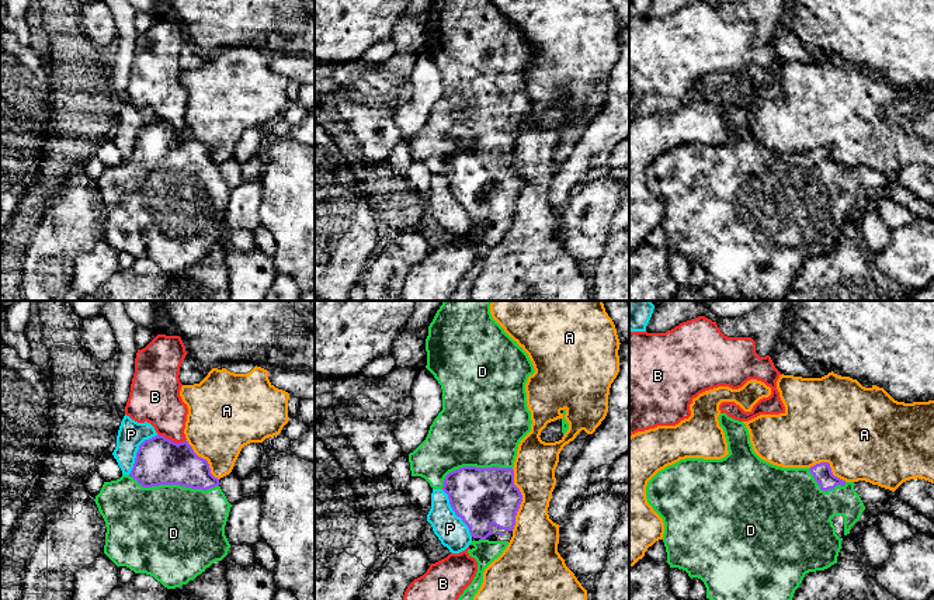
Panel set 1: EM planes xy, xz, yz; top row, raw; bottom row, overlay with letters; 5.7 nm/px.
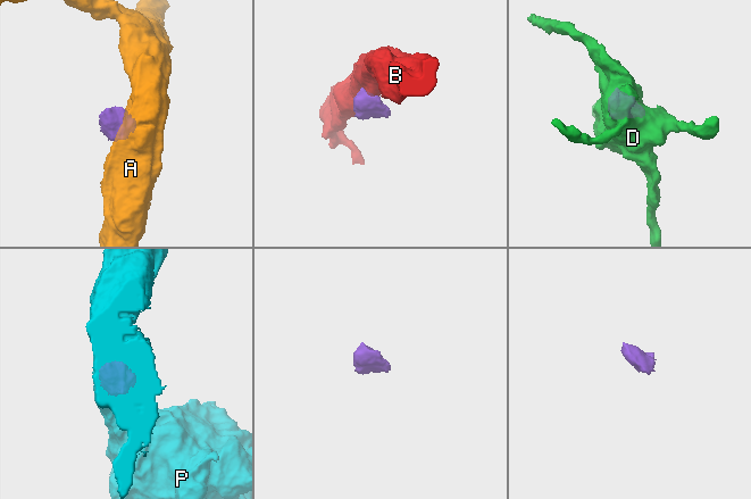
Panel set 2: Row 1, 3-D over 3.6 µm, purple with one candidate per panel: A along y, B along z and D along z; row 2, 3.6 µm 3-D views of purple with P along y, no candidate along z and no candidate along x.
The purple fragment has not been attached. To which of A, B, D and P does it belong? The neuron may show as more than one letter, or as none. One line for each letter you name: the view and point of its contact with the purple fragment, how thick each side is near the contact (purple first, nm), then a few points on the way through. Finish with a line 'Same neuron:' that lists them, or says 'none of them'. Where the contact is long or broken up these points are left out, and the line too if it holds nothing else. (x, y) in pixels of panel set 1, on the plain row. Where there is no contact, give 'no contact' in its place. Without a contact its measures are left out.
D: meets purple in xy at (173, 169); 280 nm thick on the purple side, 500 nm on the other
Same neuron: D

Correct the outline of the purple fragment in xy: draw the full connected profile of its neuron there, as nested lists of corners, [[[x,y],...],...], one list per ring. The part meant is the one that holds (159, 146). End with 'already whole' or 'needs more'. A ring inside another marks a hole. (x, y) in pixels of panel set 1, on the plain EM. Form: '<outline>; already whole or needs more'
[[[159,119],[145,125],[139,131],[131,159],[104,167],[94,187],[107,212],[104,239],[117,252],[150,260],[167,274],[194,266],[213,247],[222,246],[230,233],[225,211],[232,190],[222,177],[219,164],[211,159],[208,146],[198,142],[187,125],[177,129]]]; needs more

